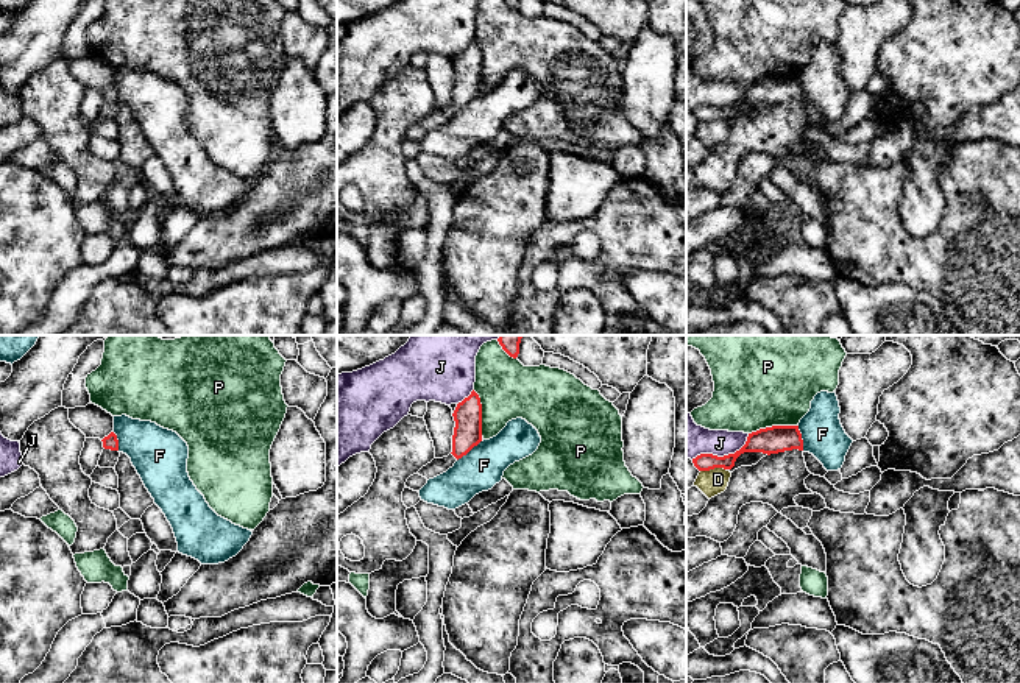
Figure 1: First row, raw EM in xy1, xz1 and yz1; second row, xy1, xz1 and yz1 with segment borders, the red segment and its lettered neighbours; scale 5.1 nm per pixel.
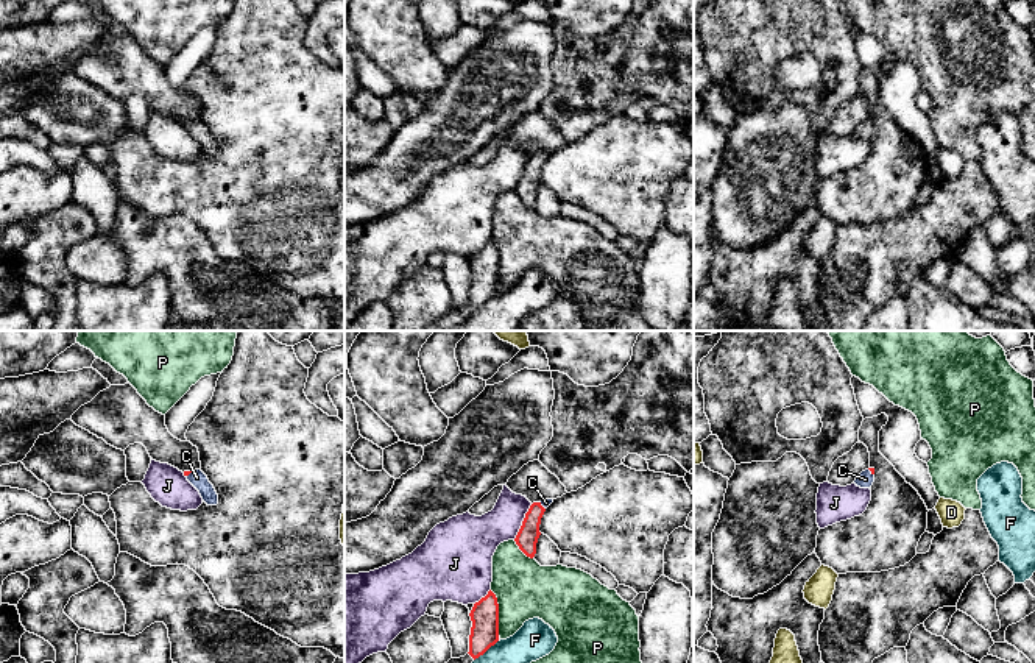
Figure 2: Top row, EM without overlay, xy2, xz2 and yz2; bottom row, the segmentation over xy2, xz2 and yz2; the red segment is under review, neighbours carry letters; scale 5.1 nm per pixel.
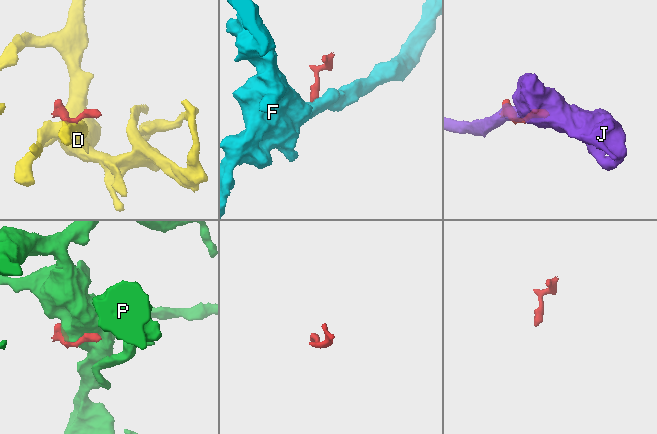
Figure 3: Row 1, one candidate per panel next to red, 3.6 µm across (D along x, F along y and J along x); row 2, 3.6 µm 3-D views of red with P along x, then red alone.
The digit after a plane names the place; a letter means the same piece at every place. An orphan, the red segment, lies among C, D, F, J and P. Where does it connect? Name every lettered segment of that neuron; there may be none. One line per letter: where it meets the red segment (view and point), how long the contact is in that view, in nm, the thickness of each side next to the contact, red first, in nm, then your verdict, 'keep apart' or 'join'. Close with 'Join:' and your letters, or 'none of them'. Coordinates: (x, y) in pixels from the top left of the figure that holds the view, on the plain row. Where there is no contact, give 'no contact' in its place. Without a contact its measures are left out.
C: contact yz2 (870, 120); length 50 nm; calibres 20 and 90 nm; join
D: contact yz1 (713, 119); length 140 nm; calibres 90 and 140 nm; keep apart
F: contact xz1 (468, 102); length 170 nm; calibres 140 and 220 nm; keep apart
J: contact yz1 (724, 106); length 340 nm; calibres 140 and 190 nm; keep apart
P: contact yz1 (772, 77); length 260 nm; calibres 140 and 420 nm; keep apart
Join: C

